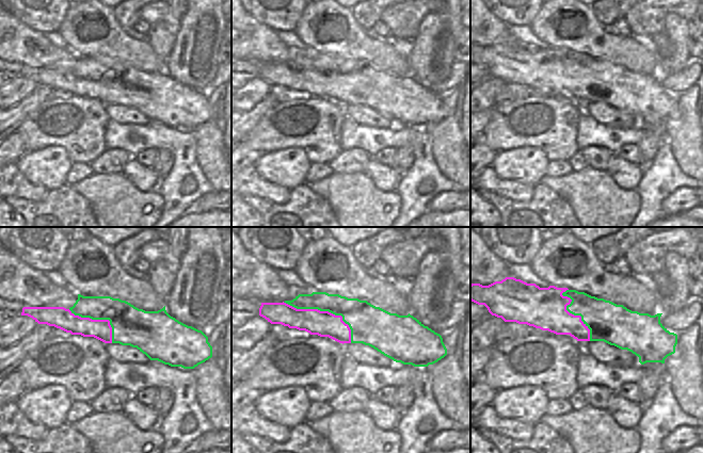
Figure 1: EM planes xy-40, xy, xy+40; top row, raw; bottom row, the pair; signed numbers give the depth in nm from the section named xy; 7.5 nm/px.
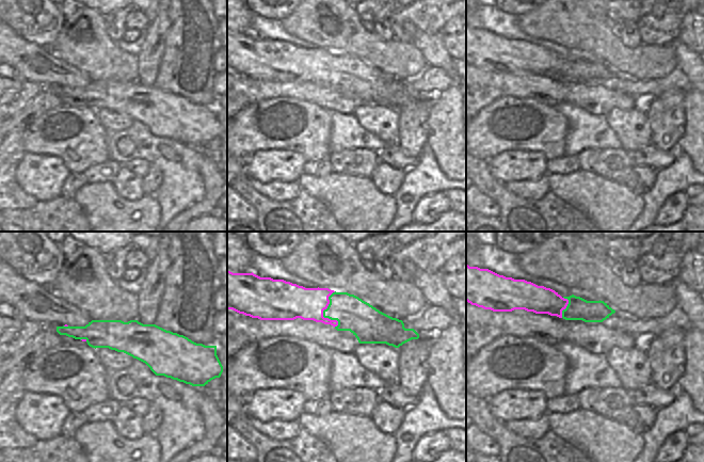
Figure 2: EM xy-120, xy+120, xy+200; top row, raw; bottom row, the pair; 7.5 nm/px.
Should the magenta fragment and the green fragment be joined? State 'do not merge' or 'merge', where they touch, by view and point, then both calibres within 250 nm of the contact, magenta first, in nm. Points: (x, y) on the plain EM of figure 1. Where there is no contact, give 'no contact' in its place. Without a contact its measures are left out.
merge | xy (325, 73) | 190/220 nm

